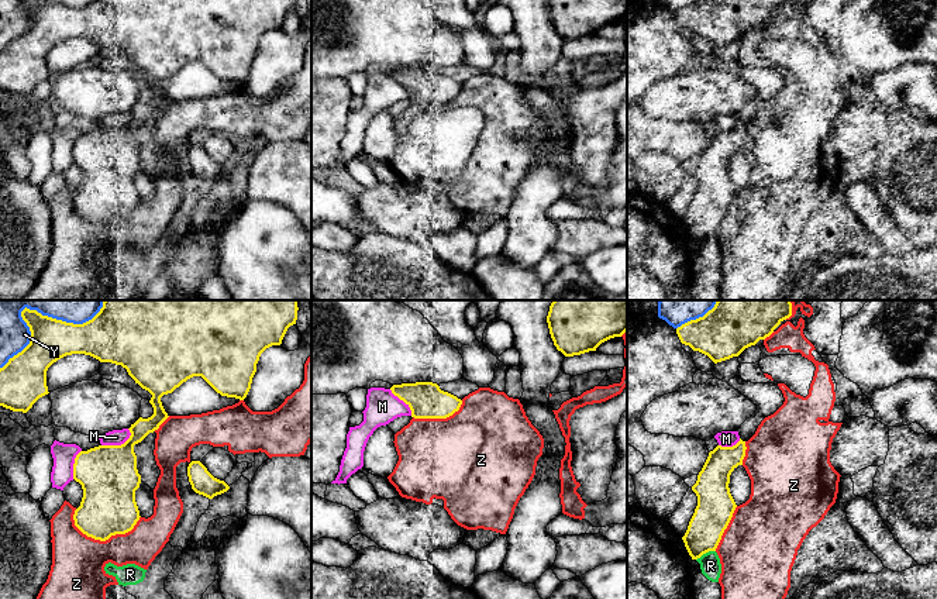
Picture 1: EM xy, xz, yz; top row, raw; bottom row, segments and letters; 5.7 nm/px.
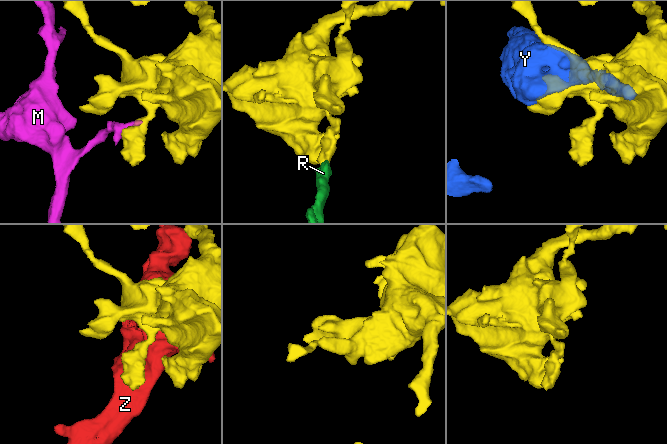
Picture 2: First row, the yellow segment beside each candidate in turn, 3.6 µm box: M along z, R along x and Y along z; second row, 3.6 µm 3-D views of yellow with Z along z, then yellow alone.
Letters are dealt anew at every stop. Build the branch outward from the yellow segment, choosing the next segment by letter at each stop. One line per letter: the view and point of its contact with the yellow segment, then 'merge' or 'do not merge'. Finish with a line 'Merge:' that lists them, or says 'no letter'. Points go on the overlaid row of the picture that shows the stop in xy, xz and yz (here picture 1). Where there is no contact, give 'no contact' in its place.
M: xy (117, 446) | do not merge
R: yz (705, 553) | do not merge
Y: xy (35, 310) | do not merge
Z: xy (106, 539) | do not merge
Merge: no letter

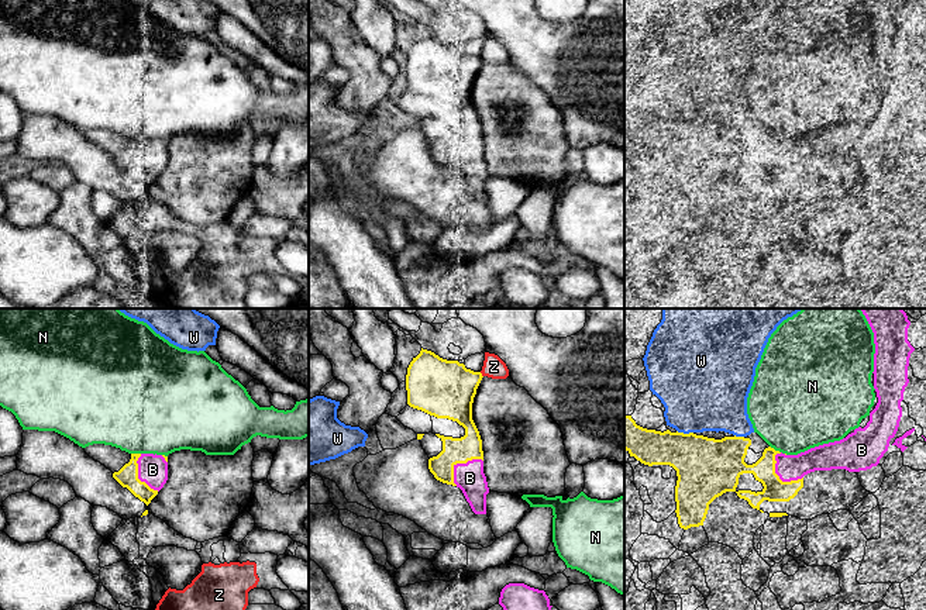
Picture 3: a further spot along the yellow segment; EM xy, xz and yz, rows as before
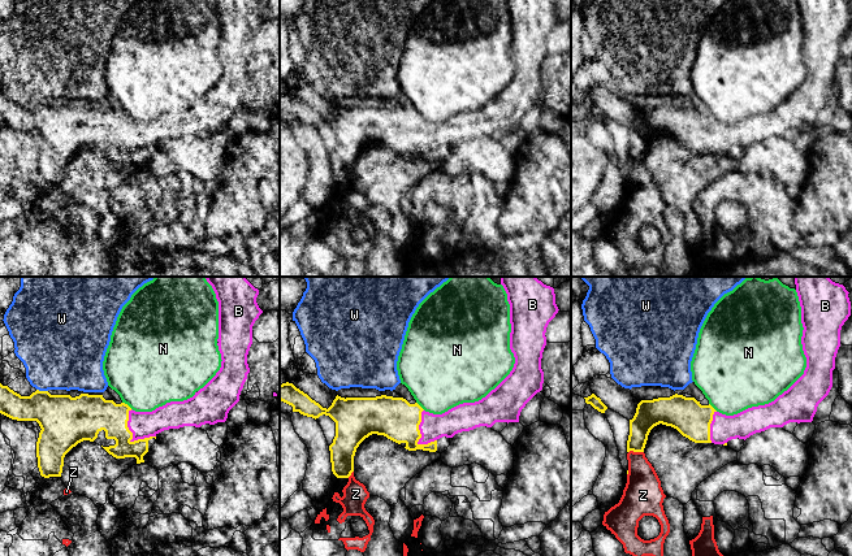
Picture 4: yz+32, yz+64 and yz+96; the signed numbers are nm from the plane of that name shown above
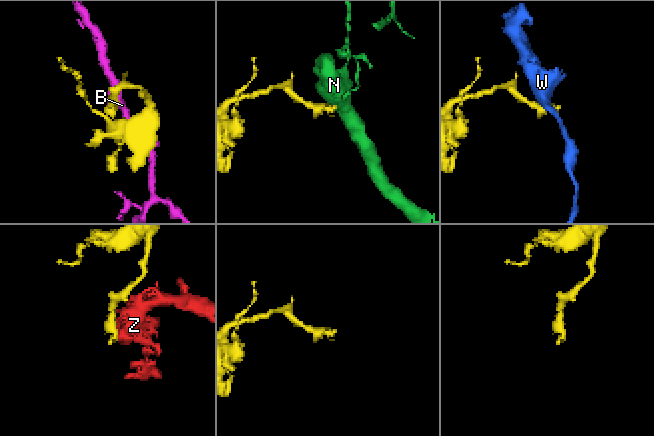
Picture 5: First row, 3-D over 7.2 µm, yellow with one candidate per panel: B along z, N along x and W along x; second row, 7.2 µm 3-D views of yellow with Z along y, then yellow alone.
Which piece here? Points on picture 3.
B: yz (778, 478) | merge
N: yz (774, 450) | do not merge
W: yz (685, 434) | do not merge
Z: xz (481, 375) | do not merge
Merge: B

